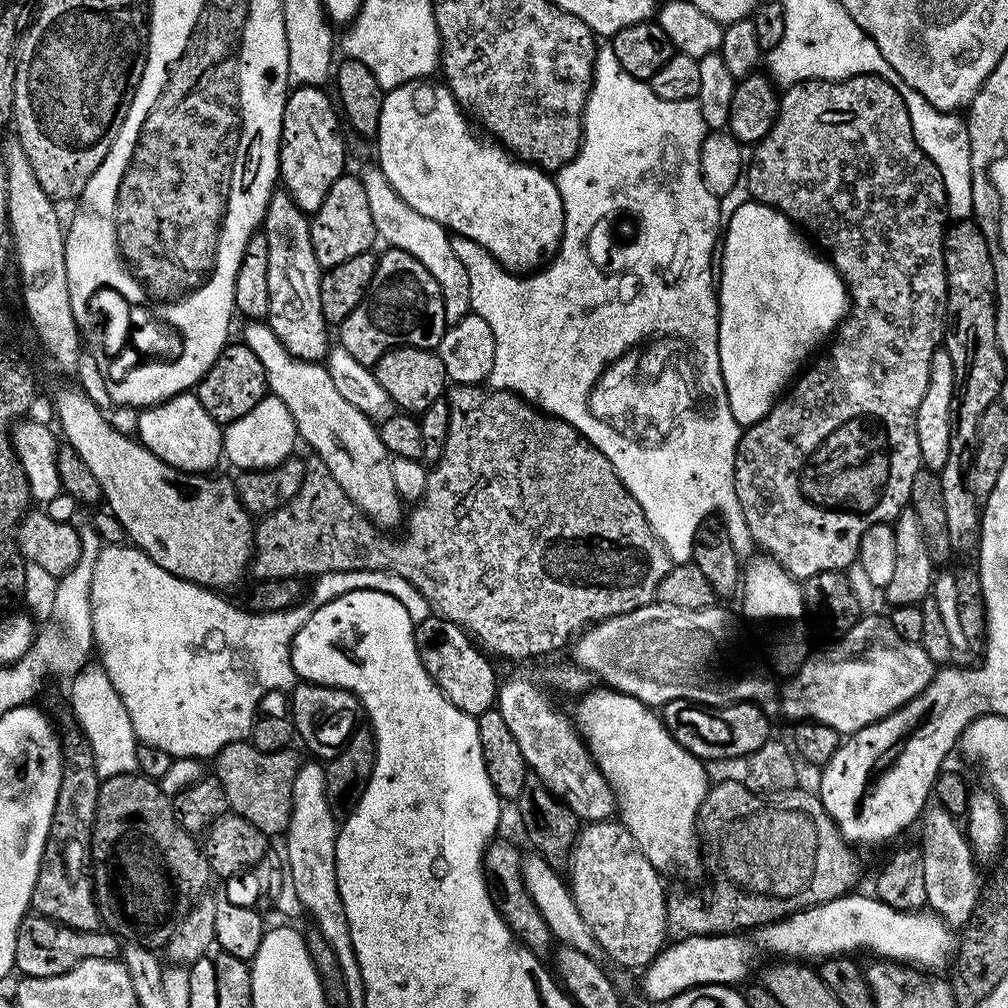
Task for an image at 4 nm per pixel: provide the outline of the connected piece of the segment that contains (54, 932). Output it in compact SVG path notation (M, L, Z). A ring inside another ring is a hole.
M35 914L25 915L18 926L18 934L14 942L14 968L21 977L54 978L58 974L66 974L78 962L90 958L110 960L119 957L122 944L117 933L107 930L98 932L79 932L73 928L65 928L54 923L50 918Z

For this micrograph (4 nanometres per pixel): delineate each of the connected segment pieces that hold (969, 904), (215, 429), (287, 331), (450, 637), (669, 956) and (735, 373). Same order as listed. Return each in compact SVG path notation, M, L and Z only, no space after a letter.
M937 804L929 805L922 814L922 842L927 907L952 928L967 925L979 903L980 881L976 876L973 852L961 825Z
M191 391L169 396L163 404L154 404L139 413L135 435L141 444L154 453L162 462L180 469L182 472L208 474L224 451L224 433L210 414L198 402Z
M283 190L273 191L270 202L266 206L266 214L262 231L266 242L270 242L270 270L266 273L266 279L270 281L270 310L266 317L269 328L274 330L278 342L286 346L288 353L299 360L323 361L328 355L330 341L328 332L330 325L325 322L322 314L322 302L320 301L320 278L322 269L318 258L314 258L314 246L310 242L310 220Z
M439 614L428 615L424 621L415 625L415 629L418 658L422 662L426 674L430 674L430 678L438 686L438 690L444 697L454 706L458 706L458 710L462 710L471 716L478 717L484 712L493 711L498 691L498 679L496 680L496 672L492 669L491 662L487 660L489 657L481 651L477 641L459 624L450 622L446 617Z
M725 933L714 935L685 936L665 945L660 953L651 961L643 971L642 990L645 996L652 1002L669 1002L677 995L688 989L708 984L722 984L729 986L739 985L750 972L750 966L754 958L754 950L751 942L737 933Z
M749 202L742 206L738 206L738 210L734 210L734 214L727 217L726 220L726 231L722 236L724 261L722 261L721 264L719 261L718 264L718 299L720 301L718 354L722 362L722 378L726 382L726 398L728 399L726 408L727 411L734 414L734 418L741 426L756 424L769 410L771 410L772 405L780 399L782 393L785 391L790 378L795 377L797 373L801 371L802 365L800 365L800 363L815 350L816 343L818 343L819 340L825 339L824 341L827 341L829 337L835 333L840 321L845 319L846 316L846 309L850 303L850 297L844 287L844 281L841 280L835 268L828 263L823 255L817 254L817 256L815 256L815 254L808 249L808 244L803 238L805 239L794 227L791 220L787 220L783 214L765 204Z

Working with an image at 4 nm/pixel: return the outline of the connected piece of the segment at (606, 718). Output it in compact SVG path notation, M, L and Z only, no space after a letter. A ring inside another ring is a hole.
M598 686L593 692L585 691L576 704L574 723L576 731L588 746L588 752L594 758L598 770L612 787L616 795L616 812L619 823L624 825L630 834L634 834L634 842L646 854L646 858L657 870L677 868L680 872L692 872L702 864L702 844L698 839L698 817L700 807L710 787L705 761L690 754L668 732L663 719L656 716L651 707L643 704L638 698L628 696L624 692L609 690Z

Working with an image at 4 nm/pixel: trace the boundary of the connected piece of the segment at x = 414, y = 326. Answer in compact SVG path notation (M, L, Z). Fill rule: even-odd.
M391 246L383 250L362 302L338 325L339 347L350 350L360 364L369 366L375 366L378 358L392 348L439 349L446 327L442 290L434 282L434 274L418 258L406 254L406 250Z

